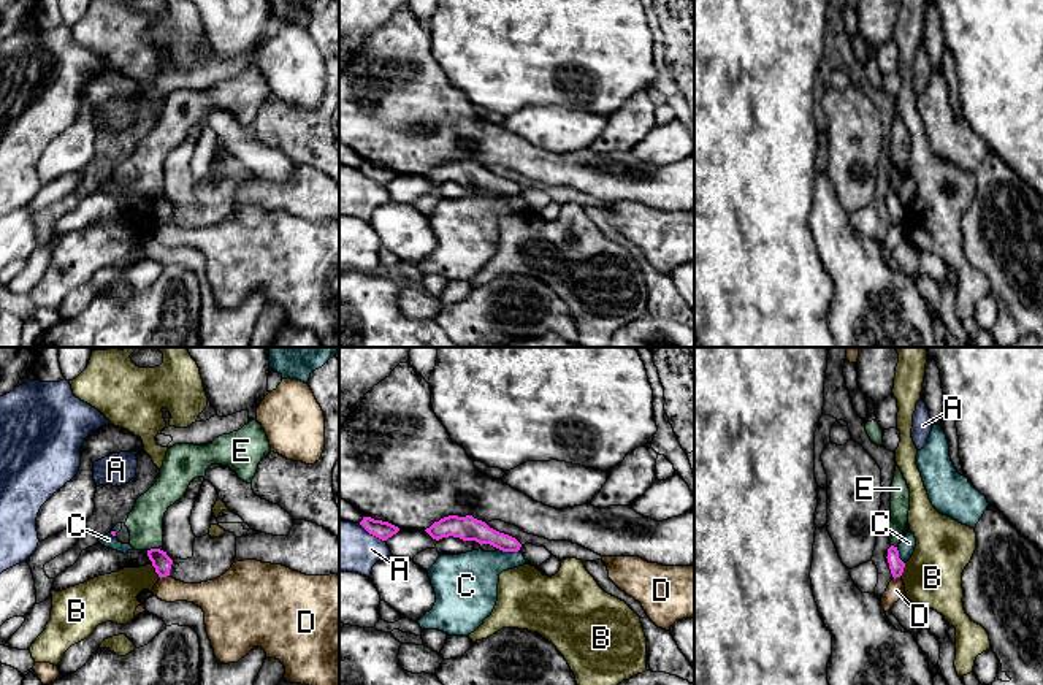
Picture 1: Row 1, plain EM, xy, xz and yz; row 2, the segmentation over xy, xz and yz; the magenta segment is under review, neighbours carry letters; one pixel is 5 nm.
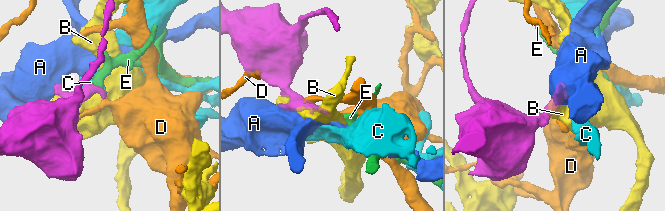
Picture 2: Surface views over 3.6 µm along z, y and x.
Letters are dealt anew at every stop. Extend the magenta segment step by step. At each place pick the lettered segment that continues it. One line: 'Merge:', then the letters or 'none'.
Merge: E

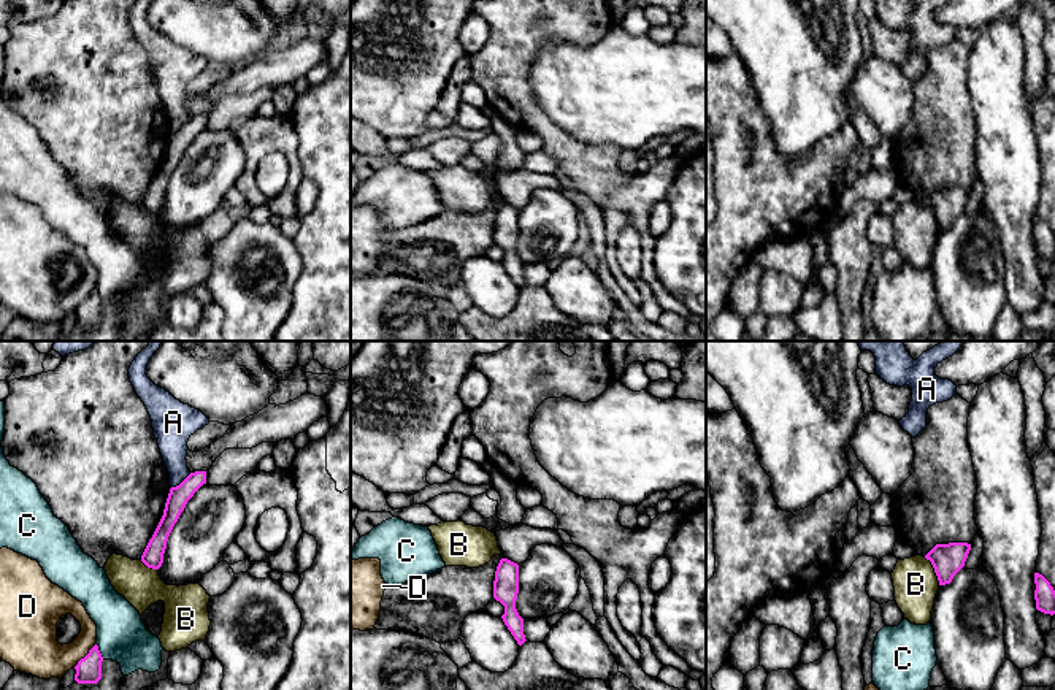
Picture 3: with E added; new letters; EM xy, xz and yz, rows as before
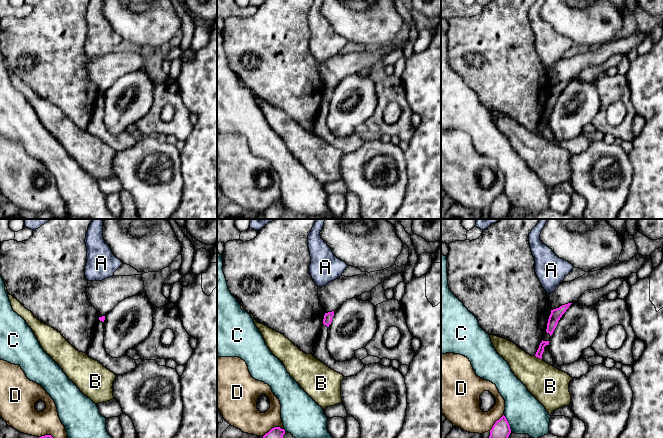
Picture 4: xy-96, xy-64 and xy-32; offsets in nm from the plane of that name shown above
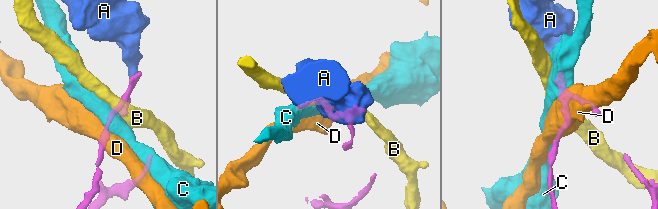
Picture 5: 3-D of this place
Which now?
Merge: none

